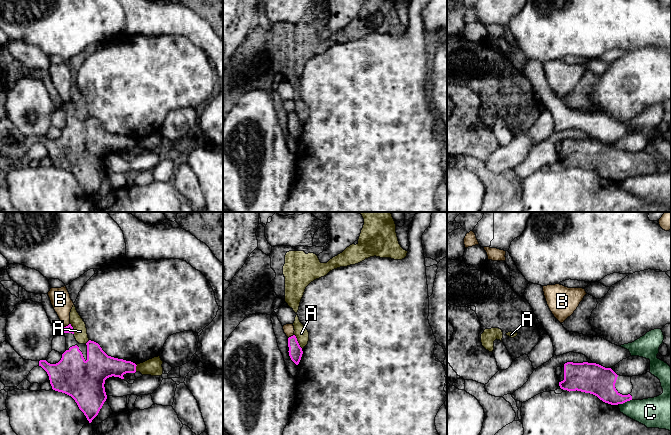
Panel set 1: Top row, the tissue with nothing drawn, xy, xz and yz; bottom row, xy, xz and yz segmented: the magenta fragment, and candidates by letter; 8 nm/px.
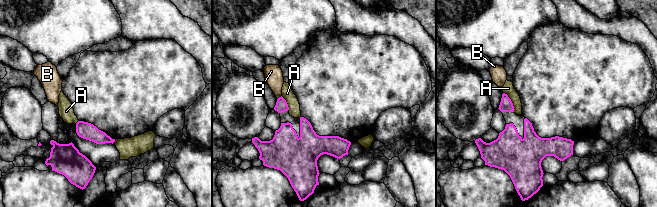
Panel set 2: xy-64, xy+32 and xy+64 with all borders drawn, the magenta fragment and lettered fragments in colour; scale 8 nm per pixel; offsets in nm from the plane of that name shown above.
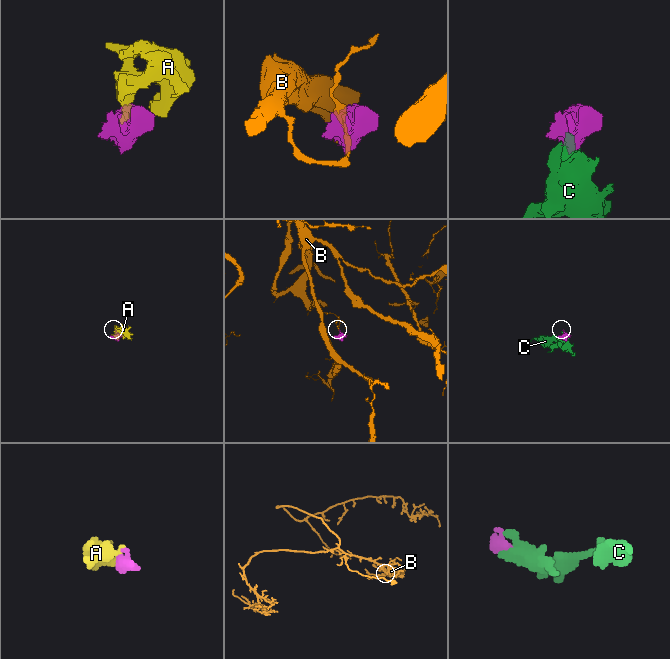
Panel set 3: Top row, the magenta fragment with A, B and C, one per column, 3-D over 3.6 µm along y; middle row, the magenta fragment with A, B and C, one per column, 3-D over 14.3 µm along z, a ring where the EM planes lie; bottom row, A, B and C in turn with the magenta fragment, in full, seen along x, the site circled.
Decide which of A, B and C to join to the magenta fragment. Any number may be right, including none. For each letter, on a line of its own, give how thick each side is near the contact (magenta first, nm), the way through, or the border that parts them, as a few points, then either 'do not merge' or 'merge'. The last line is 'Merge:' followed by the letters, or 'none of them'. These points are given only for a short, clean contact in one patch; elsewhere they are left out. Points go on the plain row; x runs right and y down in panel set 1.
A: calibres 110 and 110 nm; do not merge
B: calibres 60 and 160 nm; border xy (69, 99), (63, 103); do not merge
C: calibres 220 and 240 nm; do not merge
Merge: none of them

